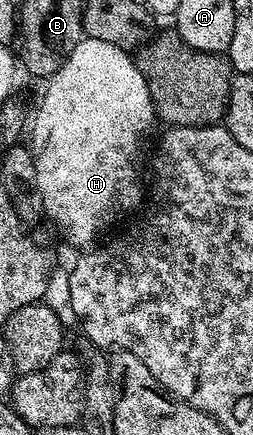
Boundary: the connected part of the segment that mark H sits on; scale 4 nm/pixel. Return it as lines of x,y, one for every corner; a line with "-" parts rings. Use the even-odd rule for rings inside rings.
85,36
83,41
79,41
79,43
74,47
74,51
70,51
70,55
68,57
65,57
64,60
60,62
60,70
57,71
54,76
47,78
45,85
48,86
45,87
44,98
41,99
40,106
38,106
36,109
36,118
34,118
33,116
30,121
30,133
32,129
32,143
30,142
30,150
33,157
34,172
37,176
38,193
39,195
42,195
42,207
44,208
43,216
47,218
48,221
49,219
52,220
53,223
56,224
58,228
60,228
61,235
64,236
70,244
84,245
80,247
88,247
91,246
93,242
95,242
92,240
94,240
95,237
99,235
99,233
106,232
107,229
110,228
111,225
119,219
119,217
126,216
127,213
131,211
131,209
137,208
136,210
139,210
141,208
142,202
145,200
146,193
145,190
142,188
142,185
140,189
140,164
142,164
144,161
144,144
147,143
148,136
150,136
152,133
152,128
154,128
155,125
158,125
156,107
155,105
153,105
152,96
150,95
150,91
146,87
146,79
138,71
138,67
136,66
133,54
127,49
119,49
118,47
114,47
114,43
102,43
102,39
94,39
90,36

